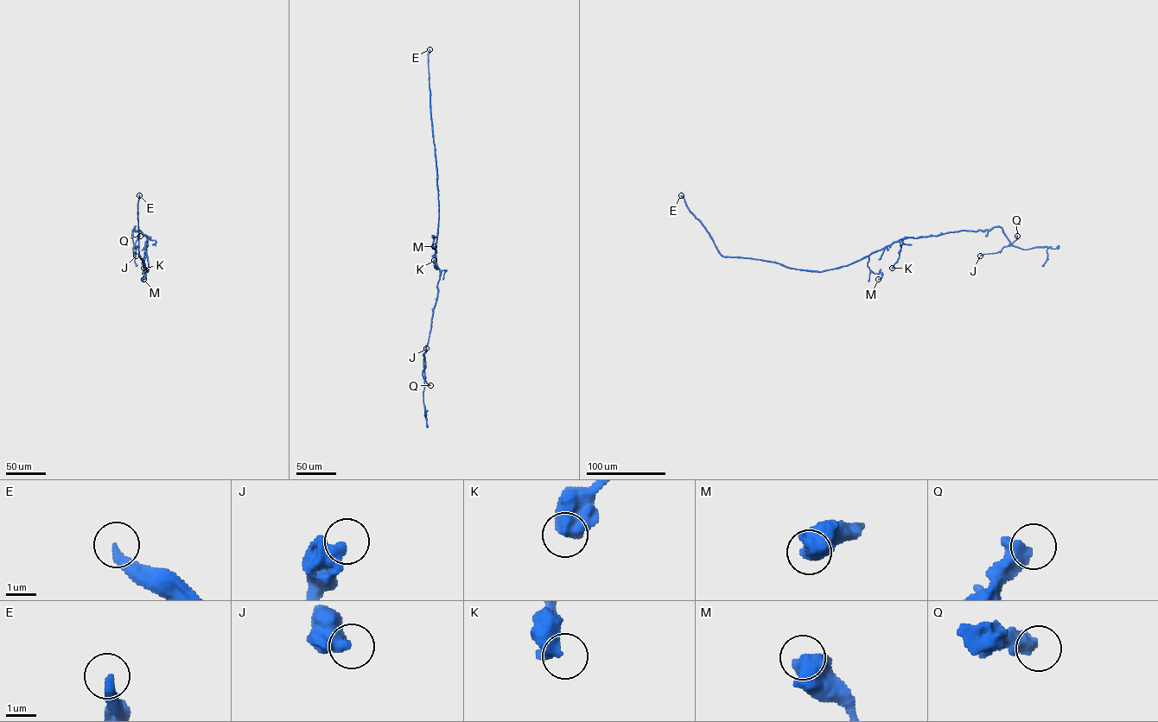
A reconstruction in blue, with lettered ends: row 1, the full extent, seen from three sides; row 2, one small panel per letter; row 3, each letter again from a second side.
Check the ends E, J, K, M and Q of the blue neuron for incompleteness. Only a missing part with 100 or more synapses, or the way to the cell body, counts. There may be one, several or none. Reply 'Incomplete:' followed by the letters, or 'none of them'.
Incomplete: E

